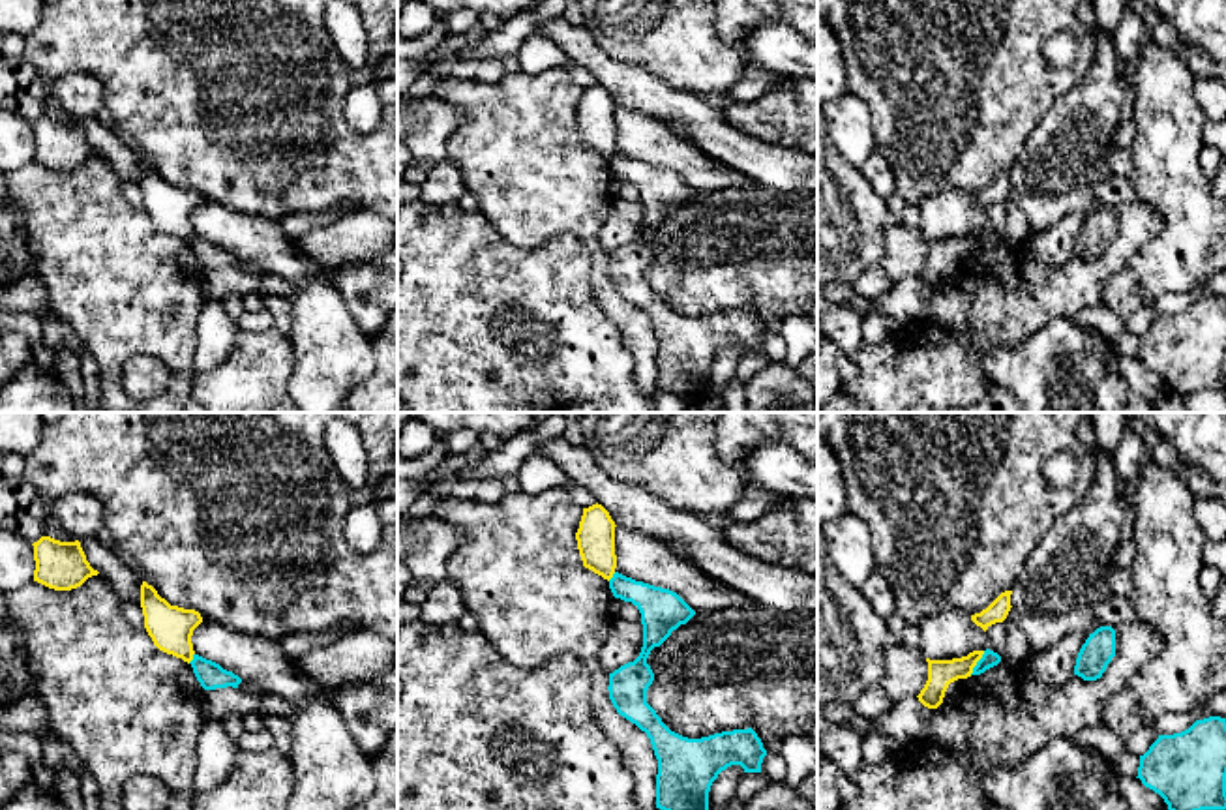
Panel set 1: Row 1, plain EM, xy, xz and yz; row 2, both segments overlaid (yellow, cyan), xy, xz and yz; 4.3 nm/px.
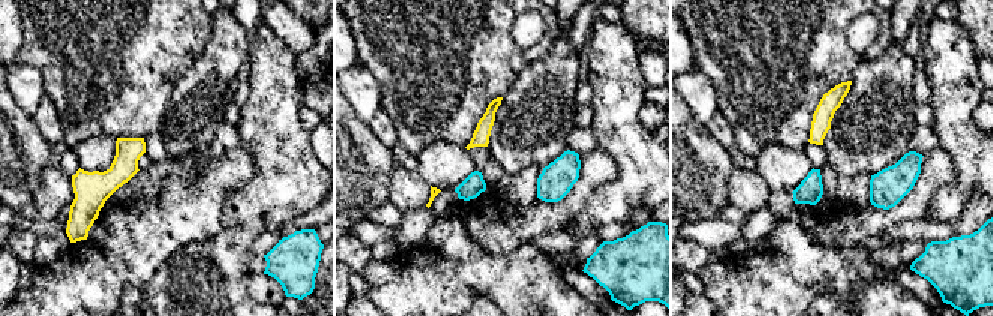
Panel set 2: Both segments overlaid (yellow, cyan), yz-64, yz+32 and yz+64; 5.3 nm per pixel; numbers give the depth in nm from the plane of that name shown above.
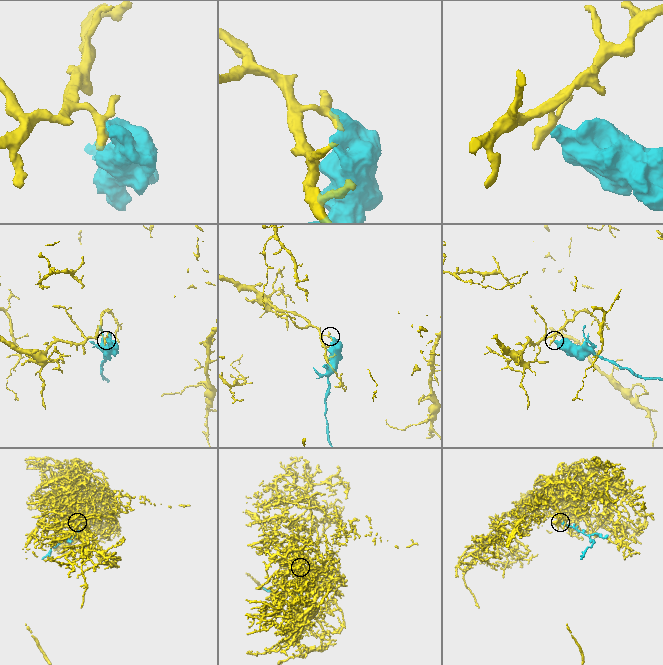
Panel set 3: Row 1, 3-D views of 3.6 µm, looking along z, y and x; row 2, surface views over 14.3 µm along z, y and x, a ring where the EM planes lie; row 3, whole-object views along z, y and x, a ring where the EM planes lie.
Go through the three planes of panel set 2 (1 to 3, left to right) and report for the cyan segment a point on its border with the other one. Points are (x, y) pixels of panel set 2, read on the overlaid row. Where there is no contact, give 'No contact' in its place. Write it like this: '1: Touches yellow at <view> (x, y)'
1: No contact
2: No contact
3: No contact

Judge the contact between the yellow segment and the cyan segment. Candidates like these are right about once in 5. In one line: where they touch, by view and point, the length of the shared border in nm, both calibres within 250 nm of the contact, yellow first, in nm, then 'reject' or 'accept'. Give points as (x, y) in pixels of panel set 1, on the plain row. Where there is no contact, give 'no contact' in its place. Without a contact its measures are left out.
yz (977, 240) | 120 nm | 110/70 nm | reject

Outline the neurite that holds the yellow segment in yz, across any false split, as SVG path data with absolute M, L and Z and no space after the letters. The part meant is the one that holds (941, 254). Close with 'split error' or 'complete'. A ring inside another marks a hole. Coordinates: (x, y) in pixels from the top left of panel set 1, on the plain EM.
M973 231L967 236L952 240L930 240L928 242L928 261L920 274L919 281L928 289L937 289L943 283L945 272L950 262L958 259L967 259L973 253L973 248L982 238L984 231Z; complete

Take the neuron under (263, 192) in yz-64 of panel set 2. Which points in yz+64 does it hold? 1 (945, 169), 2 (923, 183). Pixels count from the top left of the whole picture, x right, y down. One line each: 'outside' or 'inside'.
1: outside
2: outside

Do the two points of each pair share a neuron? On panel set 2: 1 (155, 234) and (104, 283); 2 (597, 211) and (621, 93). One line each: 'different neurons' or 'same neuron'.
1: different neurons
2: same neuron

